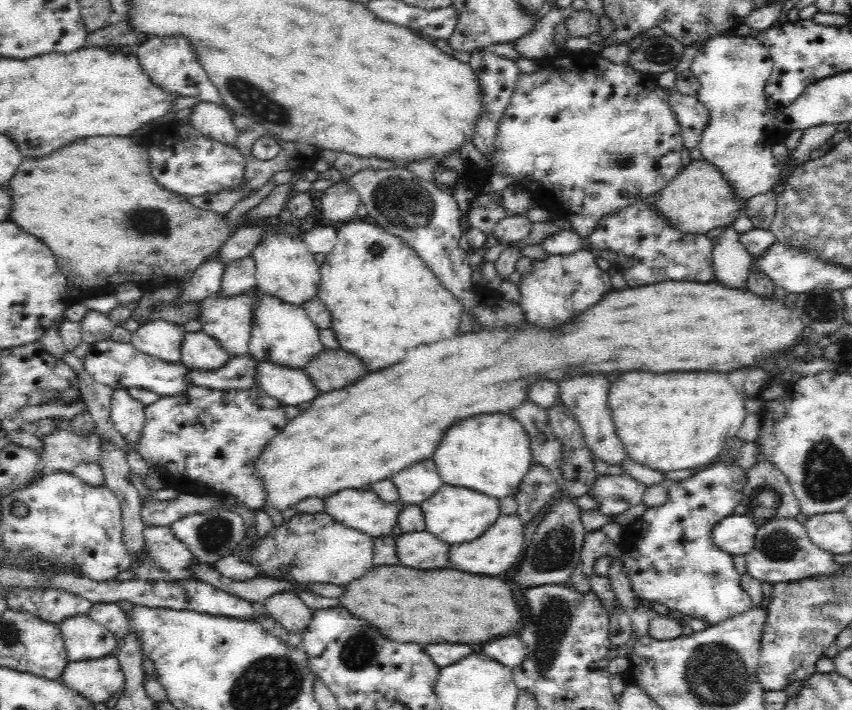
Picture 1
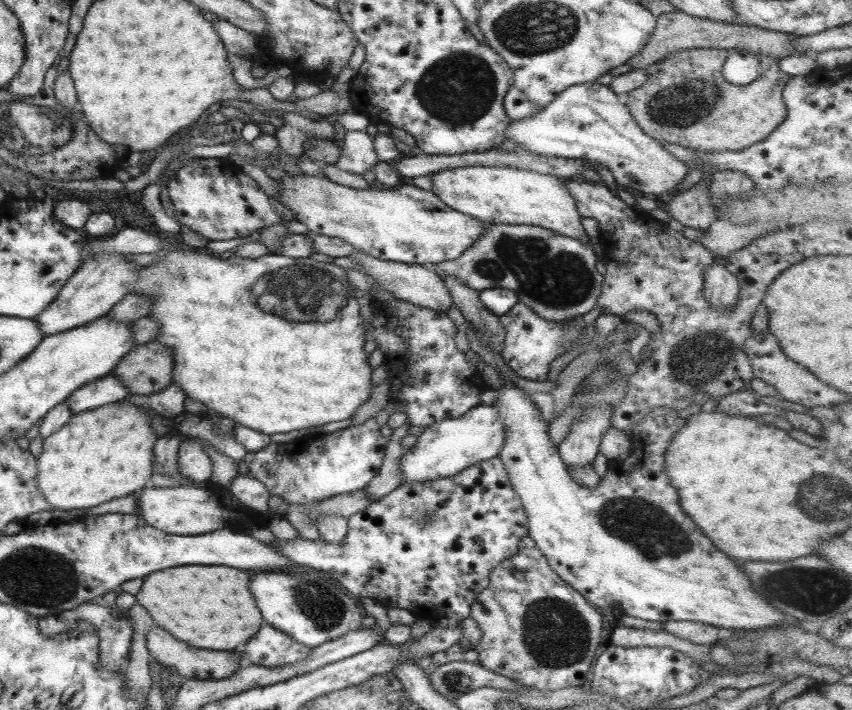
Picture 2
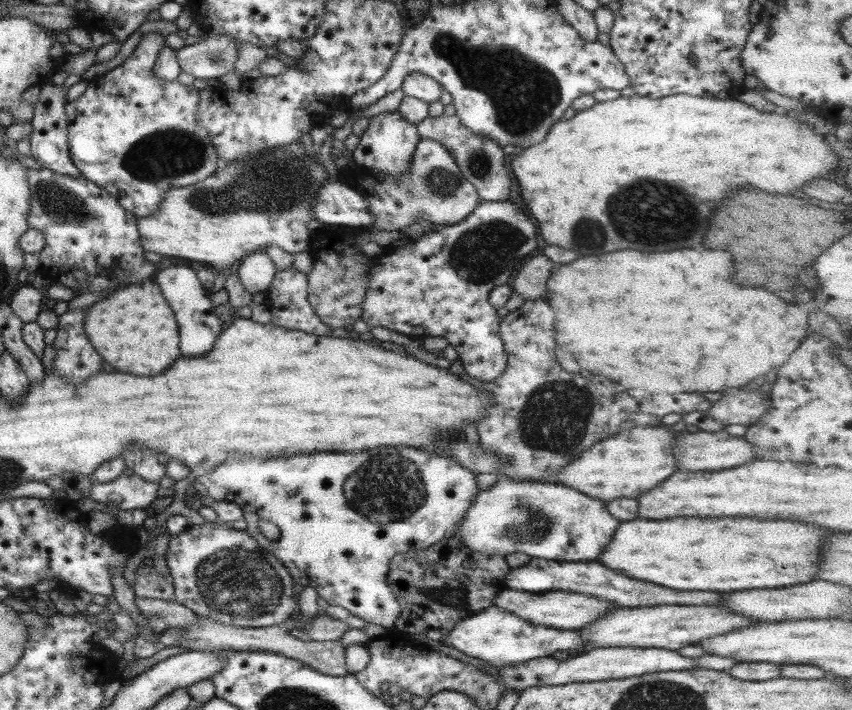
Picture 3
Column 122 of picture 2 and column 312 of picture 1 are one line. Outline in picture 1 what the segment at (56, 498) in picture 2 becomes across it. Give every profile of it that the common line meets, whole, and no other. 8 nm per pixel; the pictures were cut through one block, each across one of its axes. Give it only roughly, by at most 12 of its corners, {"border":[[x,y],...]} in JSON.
{"border":[[664,282],[412,348],[257,458],[266,506],[388,480],[538,380],[730,372],[780,300]]}

